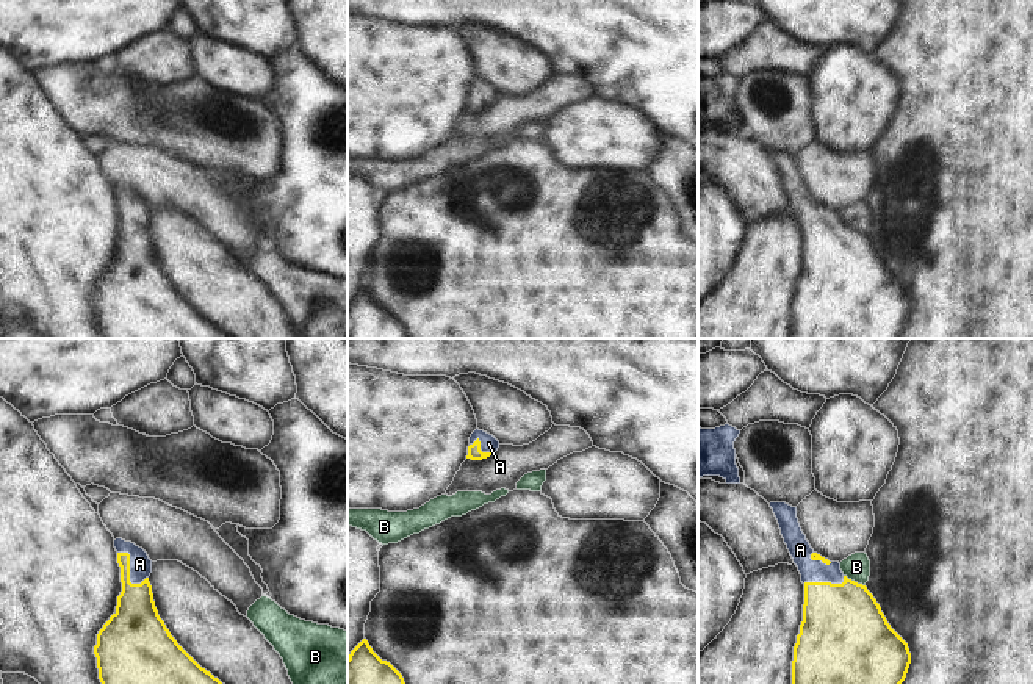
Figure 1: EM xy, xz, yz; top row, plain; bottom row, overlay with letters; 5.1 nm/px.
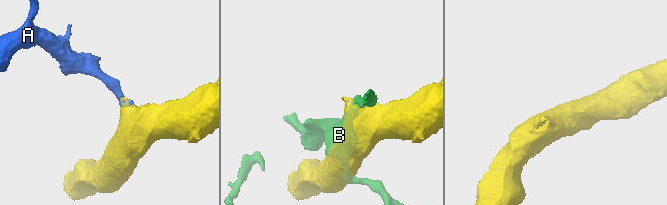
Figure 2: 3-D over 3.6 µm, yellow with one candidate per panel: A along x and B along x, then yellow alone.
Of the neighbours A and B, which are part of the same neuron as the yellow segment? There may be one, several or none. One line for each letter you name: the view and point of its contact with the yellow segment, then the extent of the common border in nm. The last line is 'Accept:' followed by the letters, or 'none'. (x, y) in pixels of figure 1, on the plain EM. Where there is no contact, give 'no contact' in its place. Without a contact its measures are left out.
A: meets yellow in xy at (129, 221); contact 220 nm long
Accept: A

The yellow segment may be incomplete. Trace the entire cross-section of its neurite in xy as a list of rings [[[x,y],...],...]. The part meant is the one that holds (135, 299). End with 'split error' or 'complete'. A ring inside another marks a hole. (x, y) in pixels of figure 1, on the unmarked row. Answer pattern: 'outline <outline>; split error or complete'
outline [[[114,189],[121,216],[122,241],[116,261],[97,283],[94,304],[105,338],[232,338],[202,318],[171,285],[155,257],[149,225],[152,210],[131,191]]]; split error

